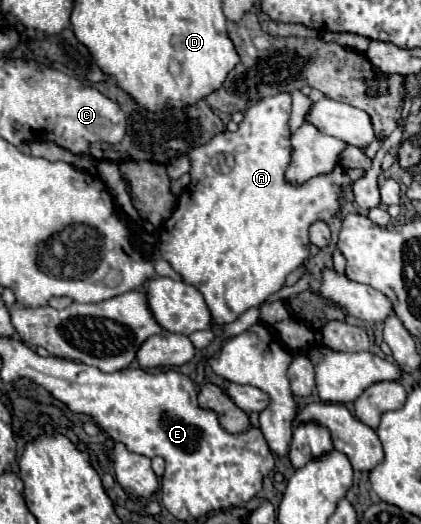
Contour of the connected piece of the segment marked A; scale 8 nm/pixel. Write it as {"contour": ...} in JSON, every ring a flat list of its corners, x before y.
{"contour":[[278,93,266,99,260,99,256,105,246,109,244,121,236,133,220,133,210,143,200,145,190,151,192,181,180,193,178,205,164,223,160,233,160,255,180,273,182,281,194,285,202,295,212,315,212,325,234,323,246,309,260,307,266,297,278,291,286,283,286,275,294,271,300,263,306,261,310,253,308,227,310,223,322,219,328,221,338,211,338,197,344,189,364,177,372,161,358,149,346,147,340,155,338,165,330,175,316,177,300,187,284,181,284,171,290,163,290,117,292,97,290,93]]}

